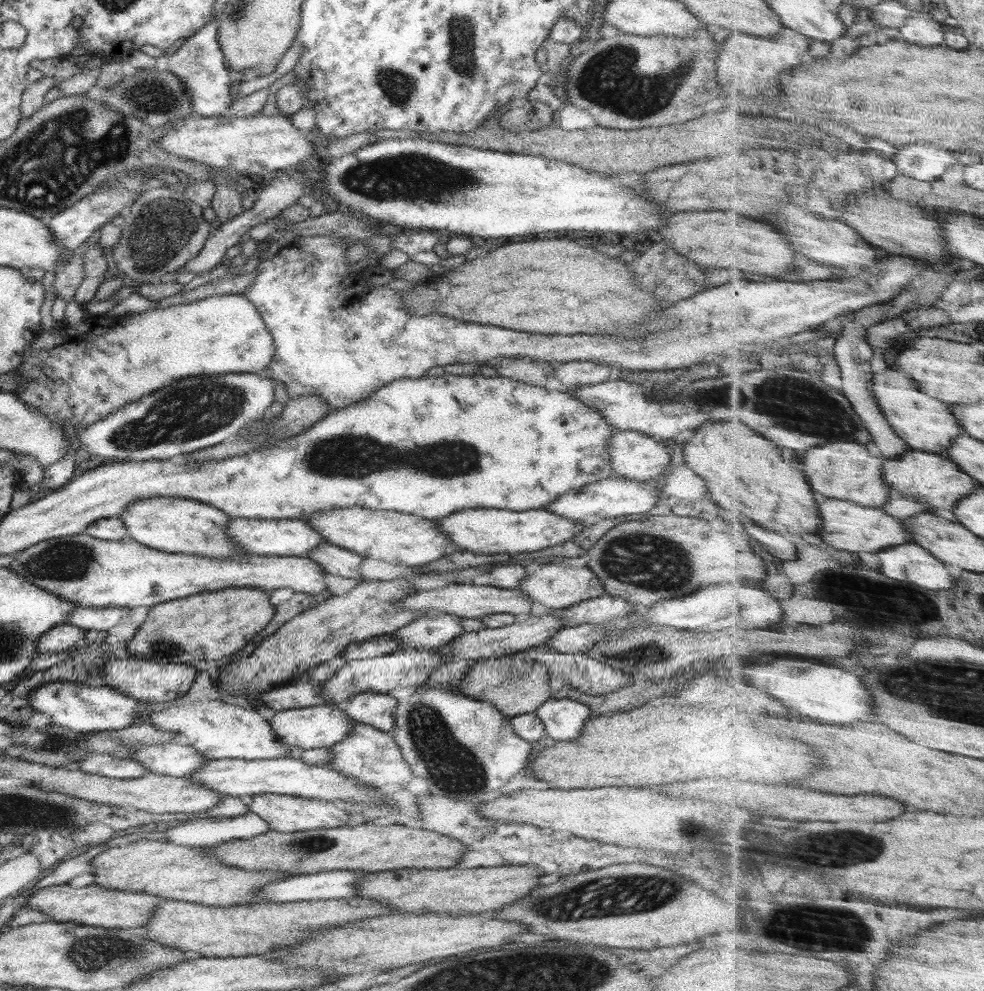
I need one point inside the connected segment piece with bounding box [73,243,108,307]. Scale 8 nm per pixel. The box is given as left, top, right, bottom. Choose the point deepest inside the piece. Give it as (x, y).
(95, 266)

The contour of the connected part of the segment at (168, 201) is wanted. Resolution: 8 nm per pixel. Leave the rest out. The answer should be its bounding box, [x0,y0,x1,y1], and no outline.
[112,187,212,283]

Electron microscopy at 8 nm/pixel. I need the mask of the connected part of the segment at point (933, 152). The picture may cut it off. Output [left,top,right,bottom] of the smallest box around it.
[894,144,961,182]

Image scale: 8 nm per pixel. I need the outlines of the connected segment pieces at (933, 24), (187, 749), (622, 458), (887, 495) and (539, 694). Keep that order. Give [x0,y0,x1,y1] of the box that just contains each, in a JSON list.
[[898,14,946,46],[132,740,210,777],[608,431,672,482],[804,442,900,508],[456,655,552,718]]

